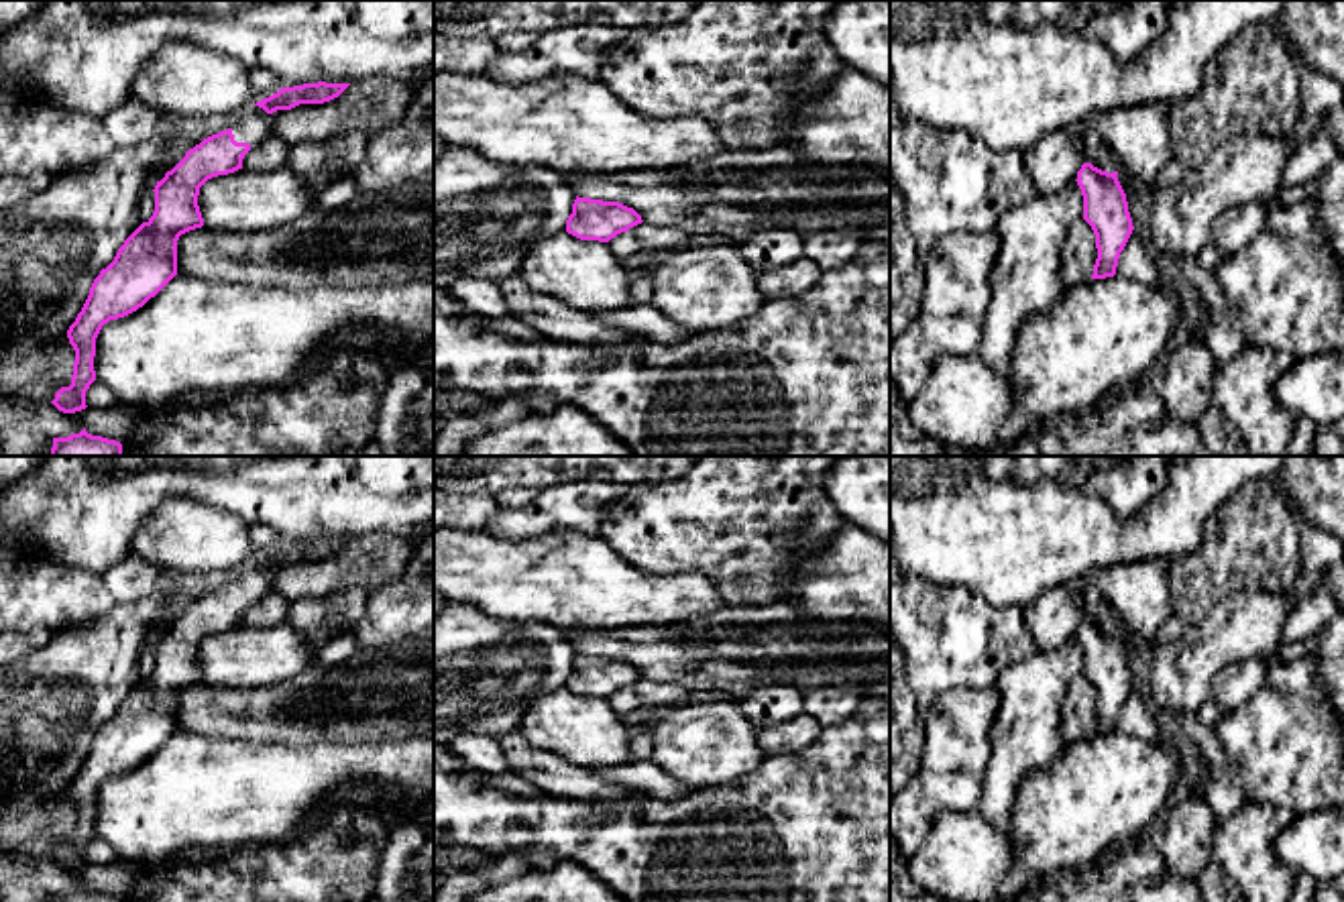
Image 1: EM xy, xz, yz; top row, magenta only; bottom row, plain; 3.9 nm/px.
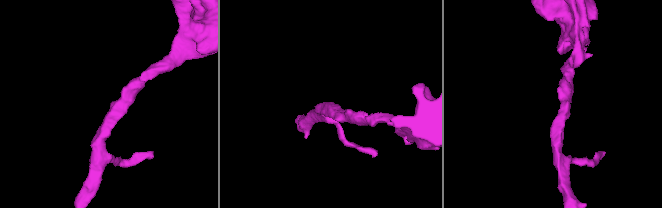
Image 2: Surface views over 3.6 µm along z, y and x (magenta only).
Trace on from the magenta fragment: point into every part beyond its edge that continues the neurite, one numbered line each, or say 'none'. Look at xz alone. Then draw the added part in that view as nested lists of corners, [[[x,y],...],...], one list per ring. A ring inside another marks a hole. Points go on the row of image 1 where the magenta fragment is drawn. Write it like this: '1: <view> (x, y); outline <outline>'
none

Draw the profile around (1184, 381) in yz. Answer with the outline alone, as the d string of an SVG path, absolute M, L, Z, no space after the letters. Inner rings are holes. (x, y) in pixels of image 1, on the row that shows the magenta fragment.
M1201 324L1187 328L1165 352L1159 371L1151 375L1153 389L1167 413L1185 426L1197 426L1214 405L1216 362L1199 328Z

